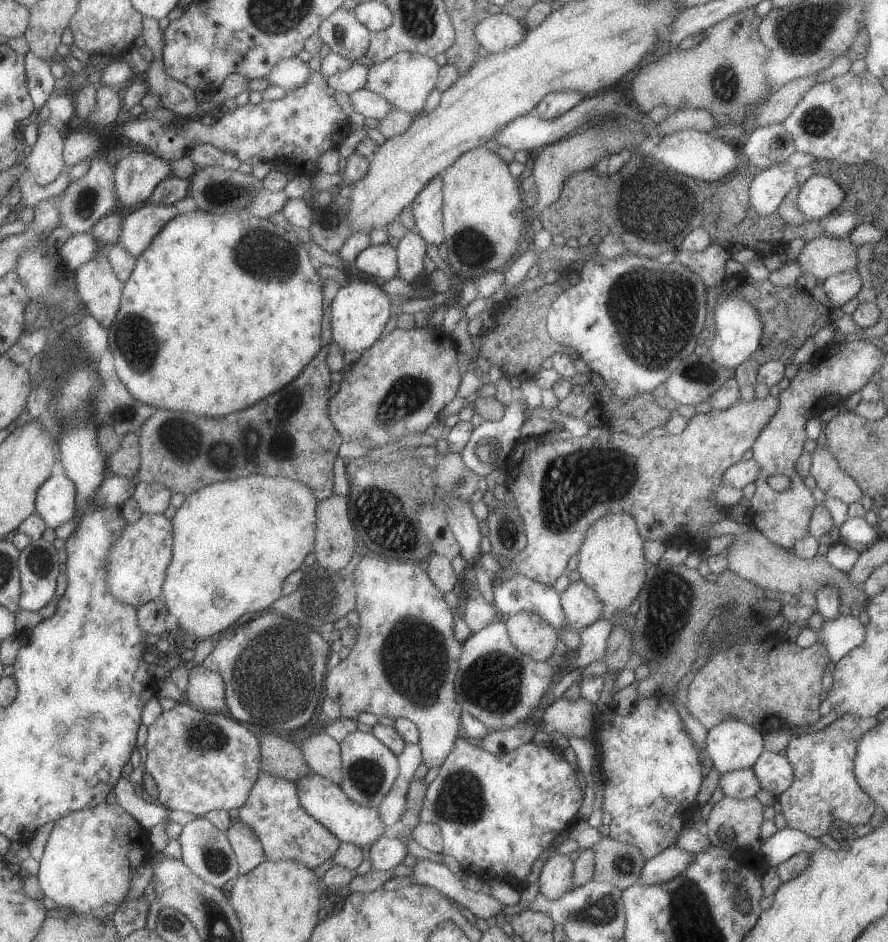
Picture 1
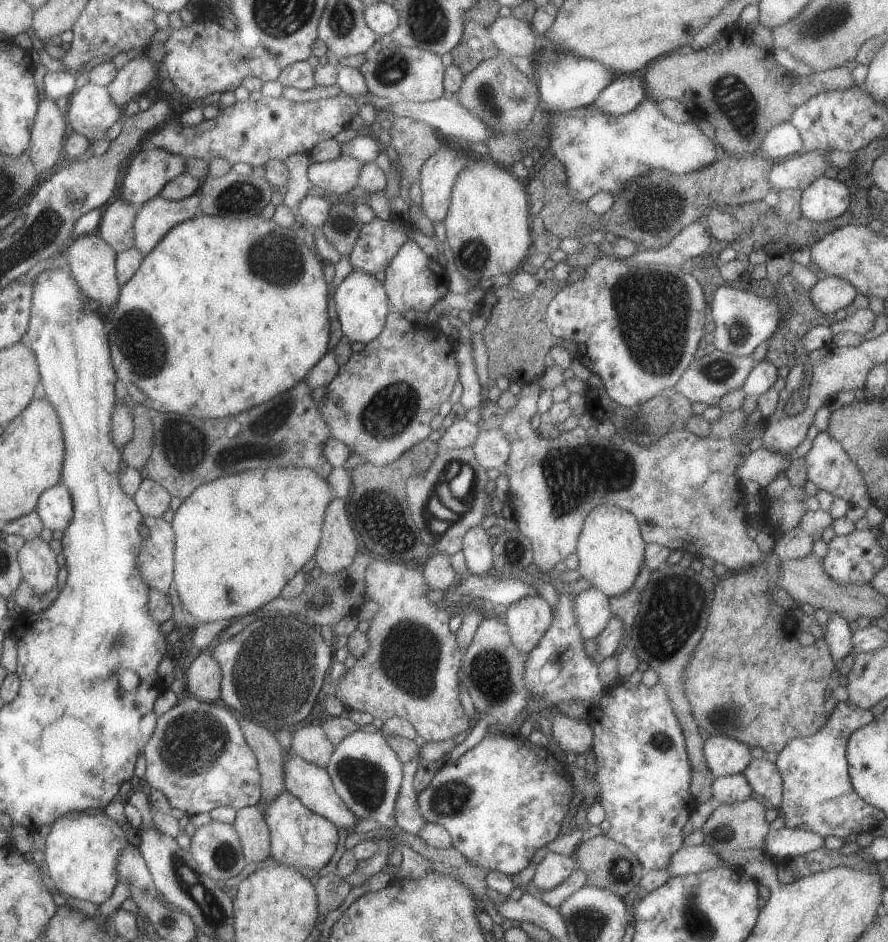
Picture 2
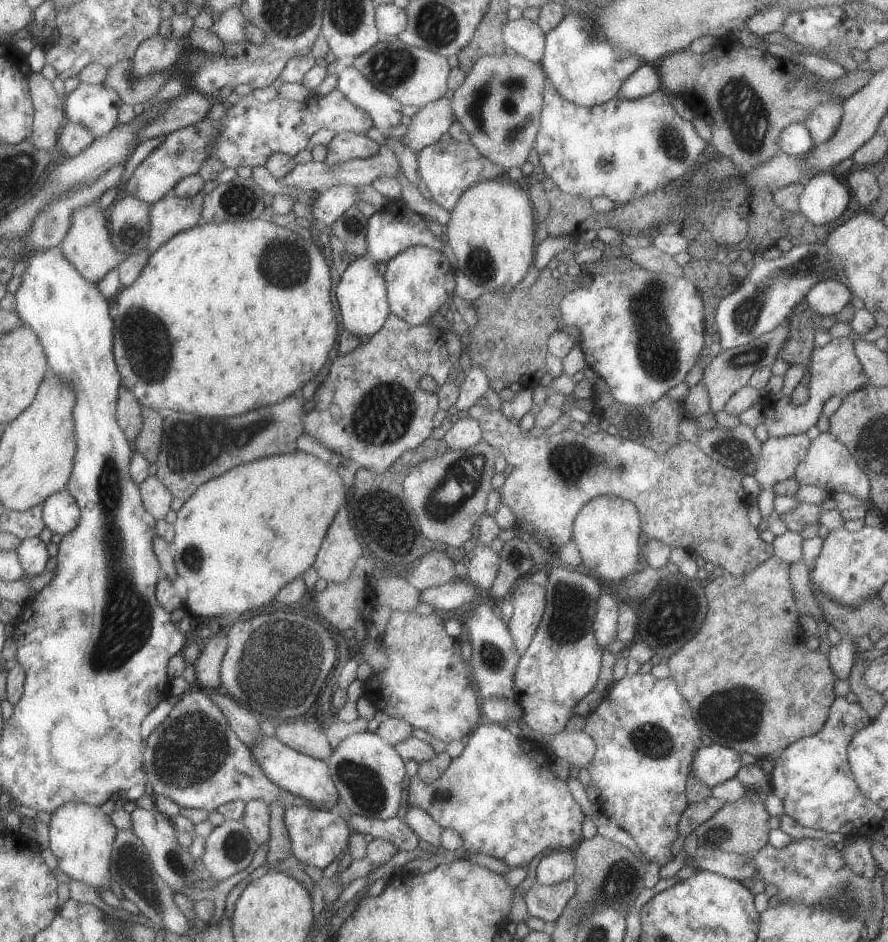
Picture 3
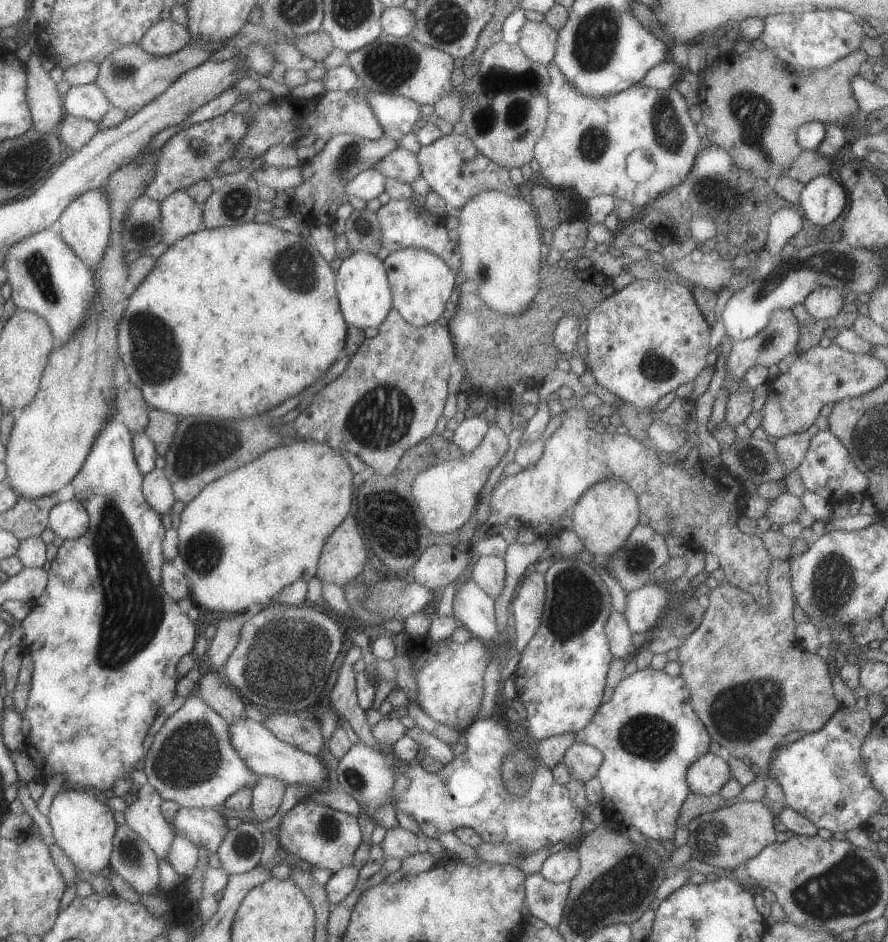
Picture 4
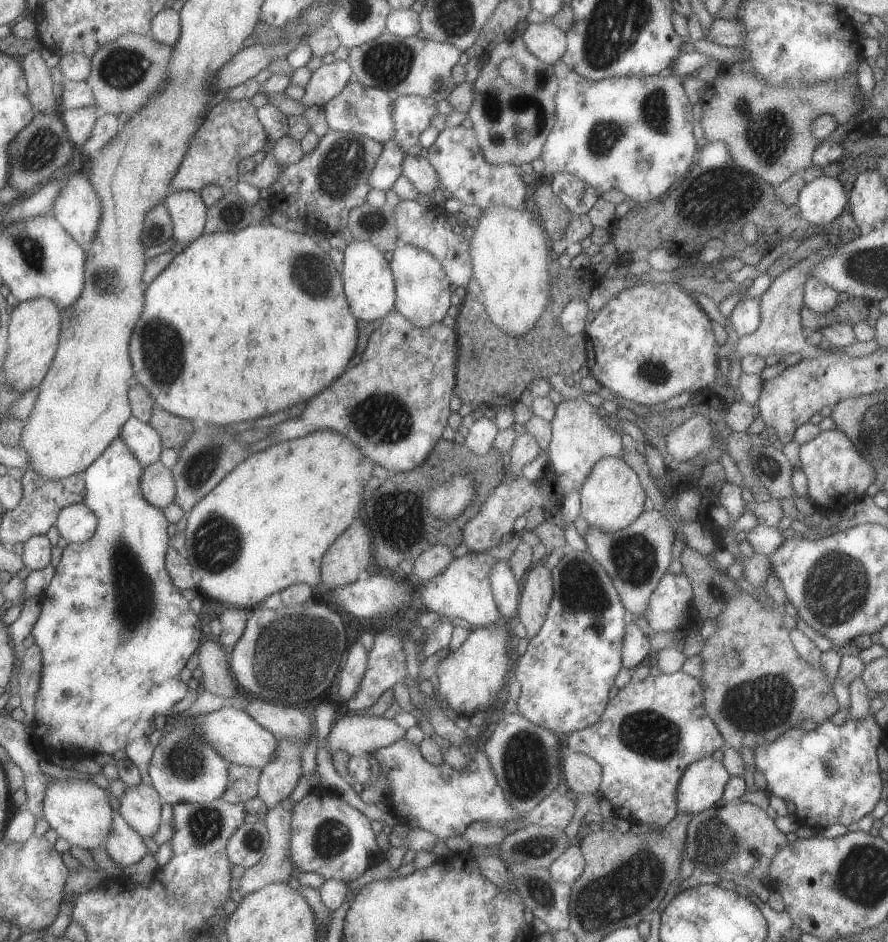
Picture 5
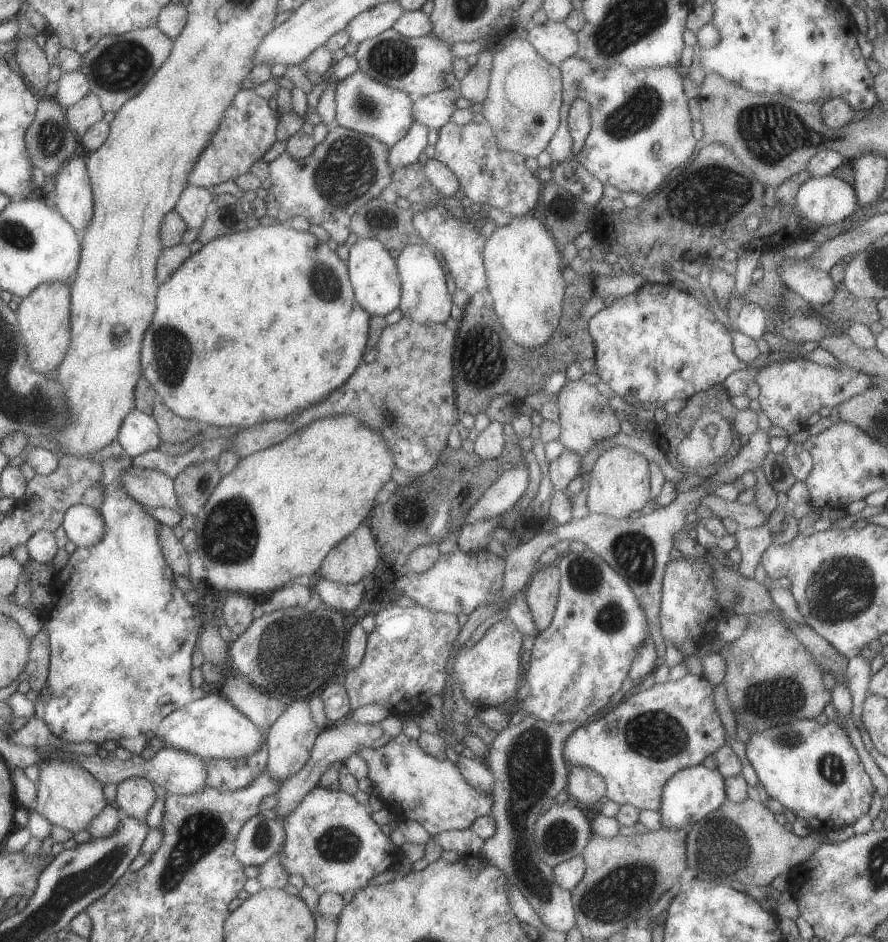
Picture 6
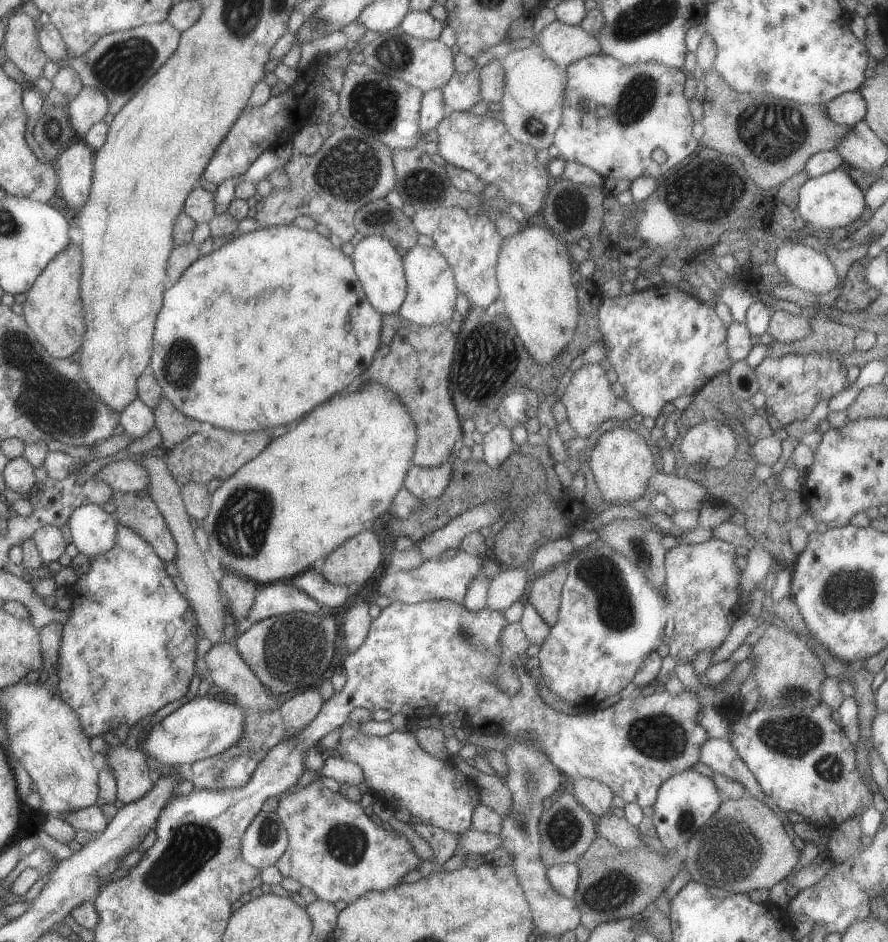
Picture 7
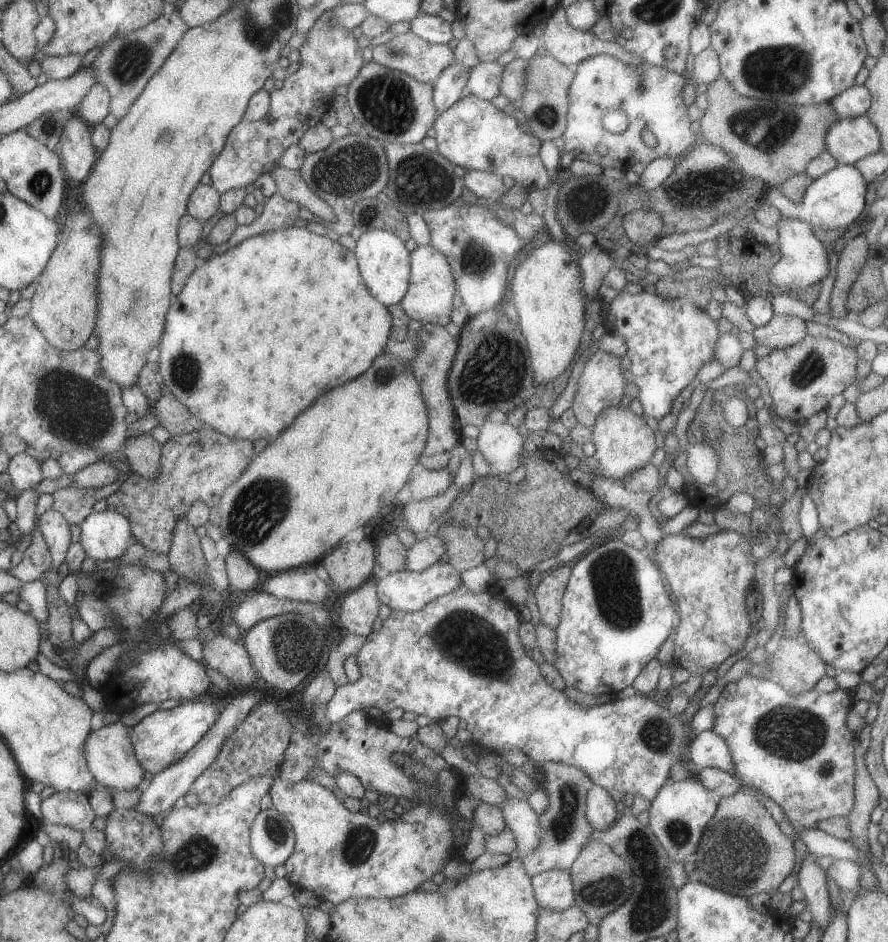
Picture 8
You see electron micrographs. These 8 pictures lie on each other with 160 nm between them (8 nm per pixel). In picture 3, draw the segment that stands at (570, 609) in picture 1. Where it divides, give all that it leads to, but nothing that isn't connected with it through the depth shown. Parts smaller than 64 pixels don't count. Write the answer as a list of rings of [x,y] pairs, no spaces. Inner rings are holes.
[[[601,594],[598,598],[592,627],[595,640],[602,647],[616,639],[618,603],[612,595]]]

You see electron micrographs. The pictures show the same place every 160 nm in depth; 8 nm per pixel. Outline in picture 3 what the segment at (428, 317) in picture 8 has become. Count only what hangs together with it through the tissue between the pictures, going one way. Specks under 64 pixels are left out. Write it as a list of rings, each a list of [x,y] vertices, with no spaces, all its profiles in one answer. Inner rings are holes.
[[[413,246],[386,261],[384,279],[388,311],[410,325],[426,323],[439,306],[453,295],[455,286],[453,267],[441,251]]]

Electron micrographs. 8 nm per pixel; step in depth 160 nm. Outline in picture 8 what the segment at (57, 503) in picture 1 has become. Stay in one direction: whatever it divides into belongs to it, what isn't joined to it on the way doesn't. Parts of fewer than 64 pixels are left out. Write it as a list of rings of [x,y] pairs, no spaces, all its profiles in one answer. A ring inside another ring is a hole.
[[[91,511],[79,524],[80,542],[87,557],[115,560],[123,555],[131,538],[129,521],[115,511]]]

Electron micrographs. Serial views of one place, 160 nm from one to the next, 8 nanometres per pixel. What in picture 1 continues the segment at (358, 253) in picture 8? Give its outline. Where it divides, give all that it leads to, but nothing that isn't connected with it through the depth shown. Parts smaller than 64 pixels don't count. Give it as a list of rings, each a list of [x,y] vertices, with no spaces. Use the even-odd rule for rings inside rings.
[[[361,280],[346,281],[344,286],[340,286],[330,302],[330,316],[332,331],[332,341],[337,343],[343,352],[363,352],[375,342],[384,332],[391,309],[389,304],[389,294],[381,287],[361,282]]]

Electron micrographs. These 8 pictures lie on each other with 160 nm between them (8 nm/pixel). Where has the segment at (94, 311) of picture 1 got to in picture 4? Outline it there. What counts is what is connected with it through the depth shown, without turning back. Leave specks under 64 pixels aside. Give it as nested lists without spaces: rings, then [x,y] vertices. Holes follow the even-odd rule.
[[[103,188],[82,192],[66,204],[63,212],[60,212],[58,235],[65,241],[65,244],[94,271],[100,263],[103,251],[109,242],[111,232],[111,211]]]

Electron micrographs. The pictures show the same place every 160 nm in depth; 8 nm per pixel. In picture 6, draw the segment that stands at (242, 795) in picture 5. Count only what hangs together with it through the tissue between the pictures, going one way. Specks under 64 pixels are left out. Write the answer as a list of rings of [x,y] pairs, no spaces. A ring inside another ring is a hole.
[[[263,729],[263,744],[257,752],[237,758],[237,760],[206,759],[205,770],[207,787],[215,788],[219,792],[241,790],[249,786],[266,768],[267,746],[266,730]]]

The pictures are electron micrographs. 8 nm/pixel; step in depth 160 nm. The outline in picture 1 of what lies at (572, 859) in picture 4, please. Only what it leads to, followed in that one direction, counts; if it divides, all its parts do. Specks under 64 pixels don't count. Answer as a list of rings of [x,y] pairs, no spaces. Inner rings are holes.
[[[553,853],[540,869],[538,892],[547,899],[556,899],[573,888],[572,868],[567,856]]]

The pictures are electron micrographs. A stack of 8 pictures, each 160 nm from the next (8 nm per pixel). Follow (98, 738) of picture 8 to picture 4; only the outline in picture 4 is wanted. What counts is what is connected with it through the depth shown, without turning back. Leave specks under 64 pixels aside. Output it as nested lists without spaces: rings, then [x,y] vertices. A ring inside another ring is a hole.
[[[144,783],[136,792],[136,800],[122,813],[125,824],[153,849],[157,858],[166,860],[175,830],[161,816],[161,801],[157,791],[149,783]]]

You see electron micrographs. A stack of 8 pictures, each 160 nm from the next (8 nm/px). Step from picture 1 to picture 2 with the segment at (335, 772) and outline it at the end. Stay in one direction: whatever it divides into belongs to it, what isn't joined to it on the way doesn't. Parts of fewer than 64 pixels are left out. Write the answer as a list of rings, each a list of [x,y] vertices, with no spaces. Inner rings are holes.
[[[319,726],[293,727],[291,731],[291,747],[289,752],[299,756],[305,762],[319,768],[326,768],[331,754],[333,744],[325,737]]]

